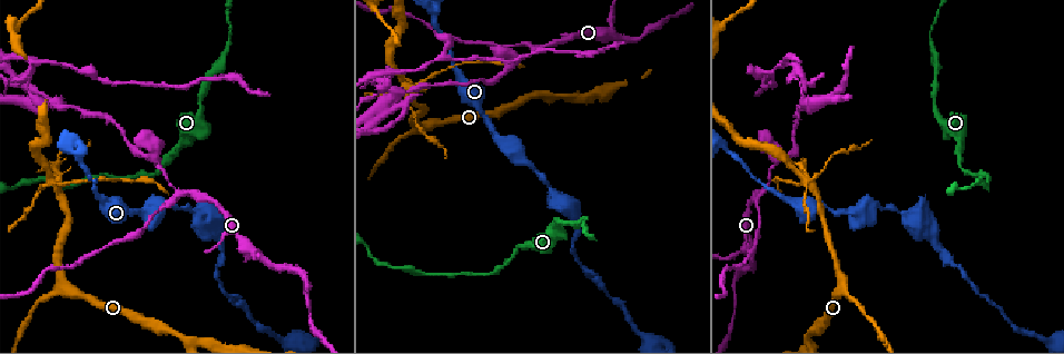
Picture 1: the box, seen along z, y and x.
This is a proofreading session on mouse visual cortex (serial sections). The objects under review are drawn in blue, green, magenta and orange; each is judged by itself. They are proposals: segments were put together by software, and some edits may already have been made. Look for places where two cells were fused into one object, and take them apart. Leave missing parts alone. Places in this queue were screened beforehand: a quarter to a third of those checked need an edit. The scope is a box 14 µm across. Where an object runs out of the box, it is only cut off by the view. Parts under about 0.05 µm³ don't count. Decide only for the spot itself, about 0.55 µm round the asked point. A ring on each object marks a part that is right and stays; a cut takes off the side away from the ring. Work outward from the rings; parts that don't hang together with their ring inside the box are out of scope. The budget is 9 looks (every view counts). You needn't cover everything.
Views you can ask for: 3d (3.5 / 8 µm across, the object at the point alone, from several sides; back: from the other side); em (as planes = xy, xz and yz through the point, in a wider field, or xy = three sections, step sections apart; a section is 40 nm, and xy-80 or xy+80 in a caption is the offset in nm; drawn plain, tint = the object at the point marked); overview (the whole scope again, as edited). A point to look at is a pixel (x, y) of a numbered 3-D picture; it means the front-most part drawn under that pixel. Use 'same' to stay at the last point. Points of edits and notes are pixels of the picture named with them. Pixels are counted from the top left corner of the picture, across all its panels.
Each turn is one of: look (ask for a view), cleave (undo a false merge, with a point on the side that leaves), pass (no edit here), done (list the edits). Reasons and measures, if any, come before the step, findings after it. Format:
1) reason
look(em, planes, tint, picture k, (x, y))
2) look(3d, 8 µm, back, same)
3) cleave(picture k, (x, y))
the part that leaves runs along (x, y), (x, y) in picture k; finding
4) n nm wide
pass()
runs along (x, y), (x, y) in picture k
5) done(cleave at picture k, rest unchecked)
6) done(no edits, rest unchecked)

thick turns thin
look(3d, 8 µm, picture 1, (554, 224))

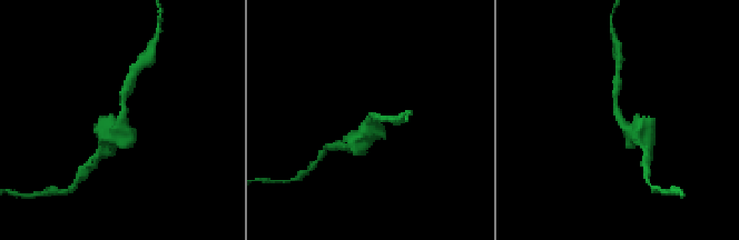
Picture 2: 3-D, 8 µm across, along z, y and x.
arms of 200, 450 nm; shape alone is not enough
look(em, planes, tint, picture 2, (122, 117))

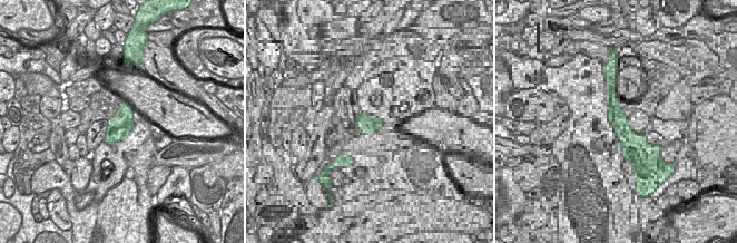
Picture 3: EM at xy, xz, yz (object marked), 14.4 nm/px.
pass()
all the same cell

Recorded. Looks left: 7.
three-way junction
look(3d, 8 µm, picture 1, (191, 212))

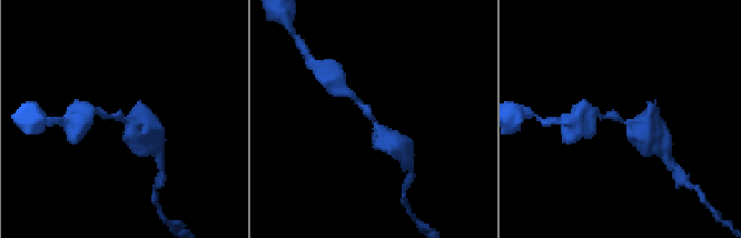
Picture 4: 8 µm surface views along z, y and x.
look(3d, 3.5 µm, picture 4, (630, 124))

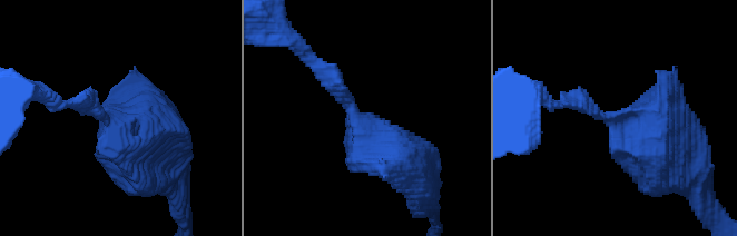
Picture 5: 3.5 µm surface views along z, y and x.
shape alone is not enough
look(em, xy, step 5, tint, picture 5, (612, 115))

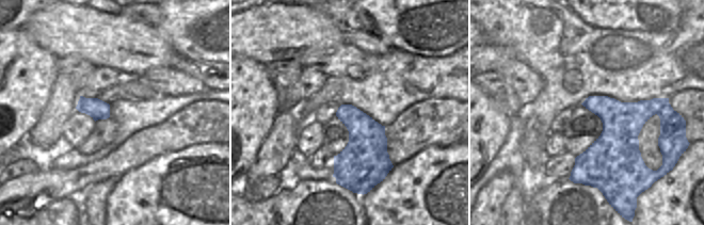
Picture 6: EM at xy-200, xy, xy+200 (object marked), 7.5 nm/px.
280 nm wide
pass()
runs along (311, 59), (376, 150), (400, 163) in picture 5; all the same cell

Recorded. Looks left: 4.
a fork
look(3d, 3.5 µm, picture 1, (840, 286))

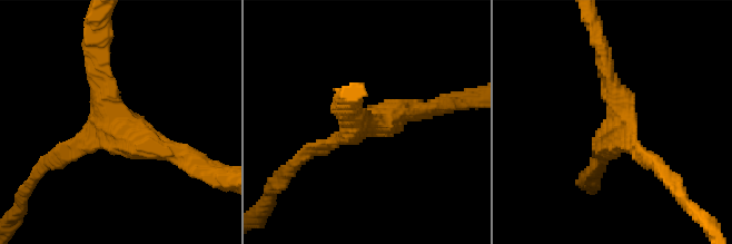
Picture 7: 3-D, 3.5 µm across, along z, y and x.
3 arms; arms of 200, 250, 300 nm
look(em, xy, step 2, tint, picture 7, (123, 132))

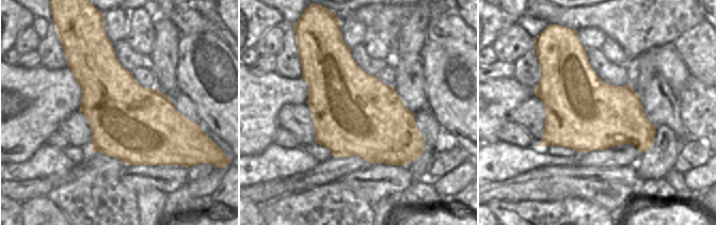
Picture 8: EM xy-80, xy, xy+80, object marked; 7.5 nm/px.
pass()
runs along (189, 160), (117, 123), (97, 65) in picture 7; all the same cell

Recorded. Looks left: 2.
branch point
look(3d, 3.5 µm, picture 1, (760, 192))

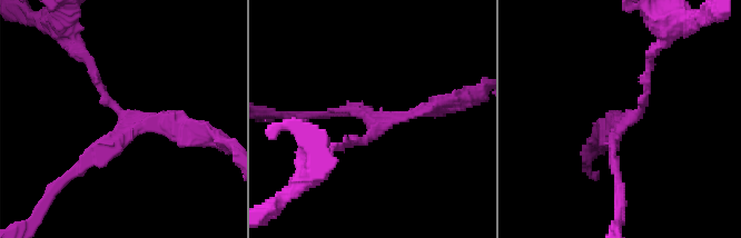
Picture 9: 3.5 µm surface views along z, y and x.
3 arms; arms of 100, 150, 250 nm; now the EM
look(em, xy, step 1, tint, picture 9, (622, 124))

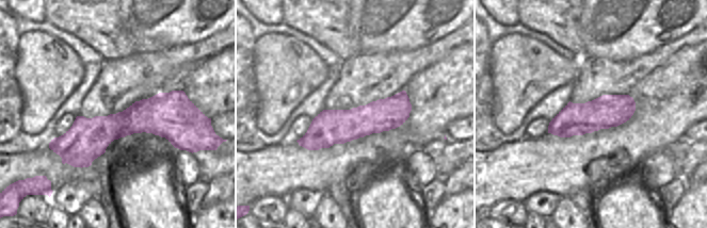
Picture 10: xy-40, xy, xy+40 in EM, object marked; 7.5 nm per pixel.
pass()
runs along (452, 103), (386, 118), (342, 147) in picture 9; continuous, no second cell

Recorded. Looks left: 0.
done(no edits, rest unchecked)

